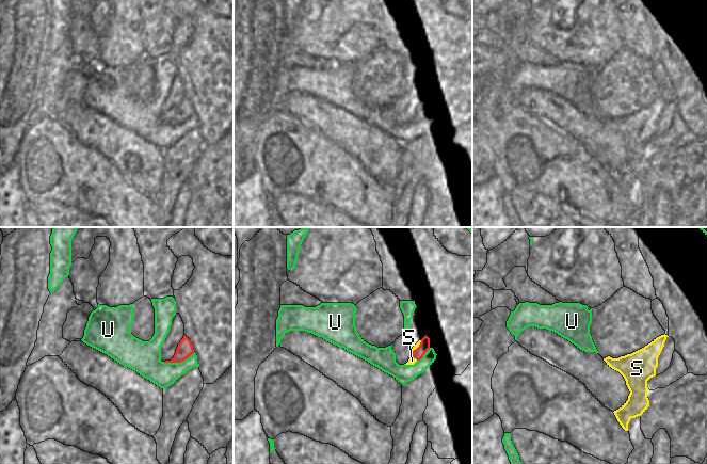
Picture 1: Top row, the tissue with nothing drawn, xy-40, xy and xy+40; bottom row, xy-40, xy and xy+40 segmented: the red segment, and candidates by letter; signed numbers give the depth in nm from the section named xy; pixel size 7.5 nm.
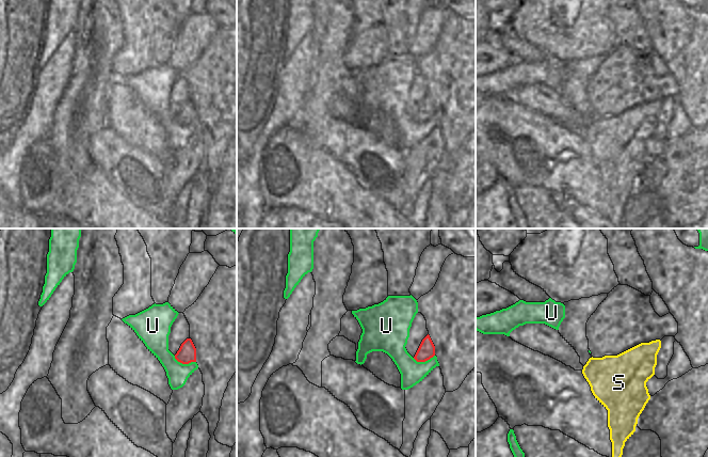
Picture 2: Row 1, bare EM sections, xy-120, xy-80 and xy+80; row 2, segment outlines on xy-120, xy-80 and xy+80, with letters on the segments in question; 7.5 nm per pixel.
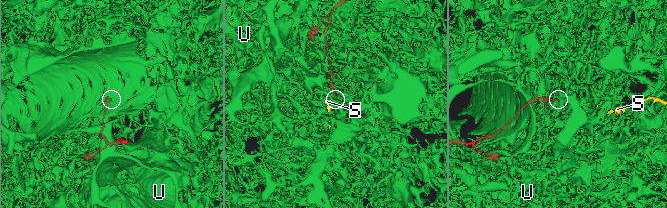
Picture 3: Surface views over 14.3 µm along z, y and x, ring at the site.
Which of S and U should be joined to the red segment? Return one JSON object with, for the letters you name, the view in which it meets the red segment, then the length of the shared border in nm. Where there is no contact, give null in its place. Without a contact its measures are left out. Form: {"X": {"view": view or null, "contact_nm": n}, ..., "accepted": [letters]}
{"S": {"view": "xy", "contact_nm": 160}, "accepted": ["S"]}

